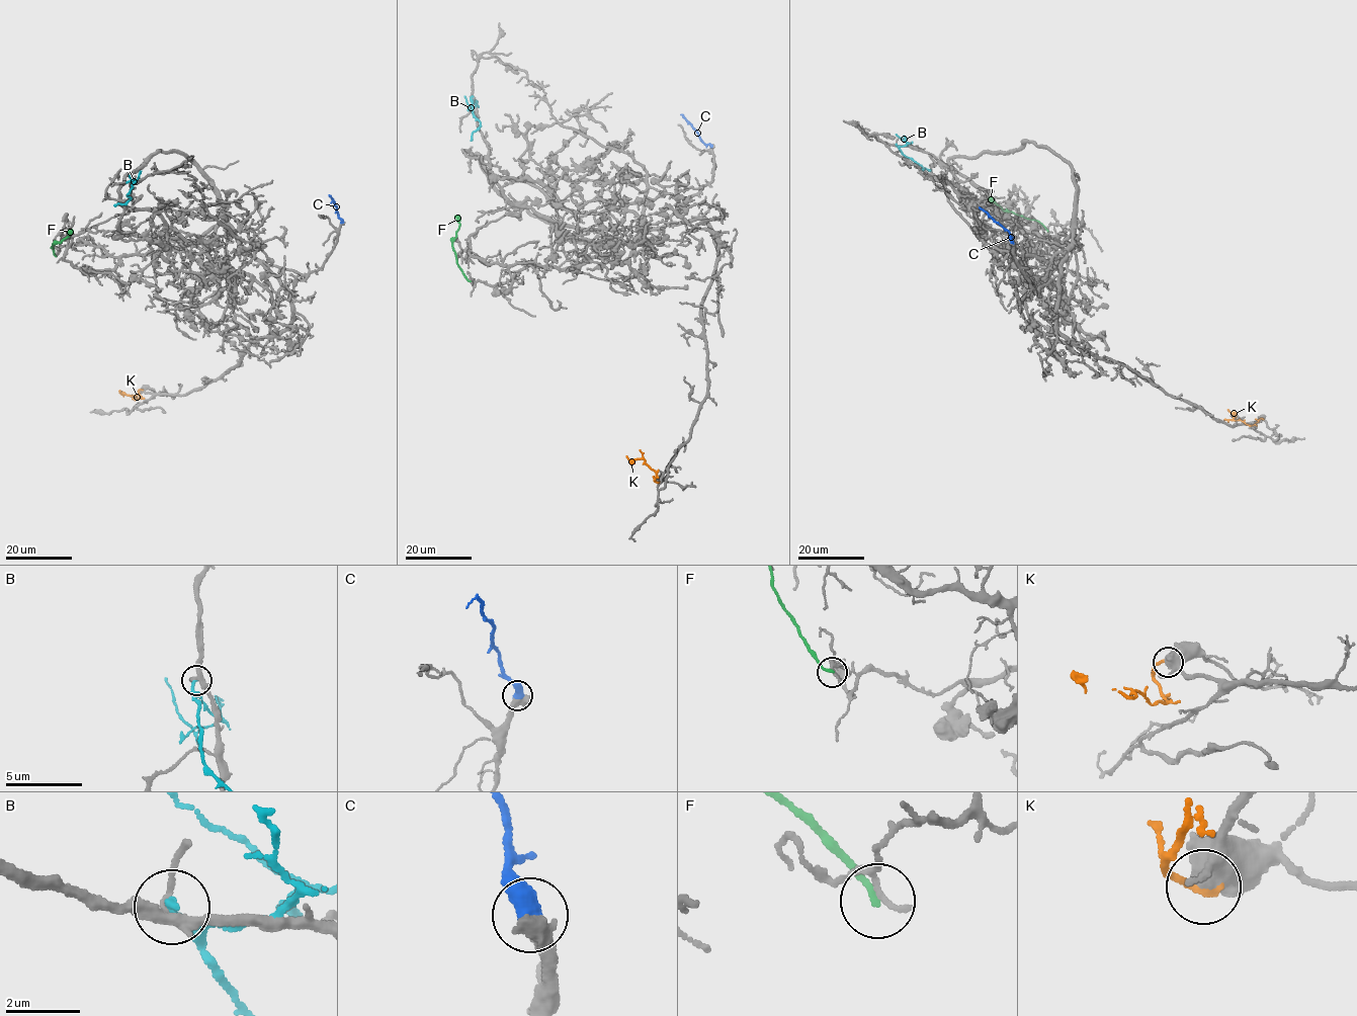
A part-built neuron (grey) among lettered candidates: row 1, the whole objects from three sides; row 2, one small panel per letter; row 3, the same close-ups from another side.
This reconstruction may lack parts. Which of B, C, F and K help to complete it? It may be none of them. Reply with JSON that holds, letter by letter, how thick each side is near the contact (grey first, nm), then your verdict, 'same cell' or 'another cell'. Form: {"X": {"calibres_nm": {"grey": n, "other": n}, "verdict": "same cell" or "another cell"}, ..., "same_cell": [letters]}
{"B": {"calibres_nm": {"grey": 240, "other": 240}, "verdict": "another cell"}, "C": {"calibres_nm": {"grey": 600, "other": 550}, "verdict": "same cell"}, "F": {"calibres_nm": {"grey": 140, "other": 200}, "verdict": "another cell"}, "K": {"calibres_nm": {"grey": 480, "other": 200}, "verdict": "another cell"}, "same_cell": ["C"]}

